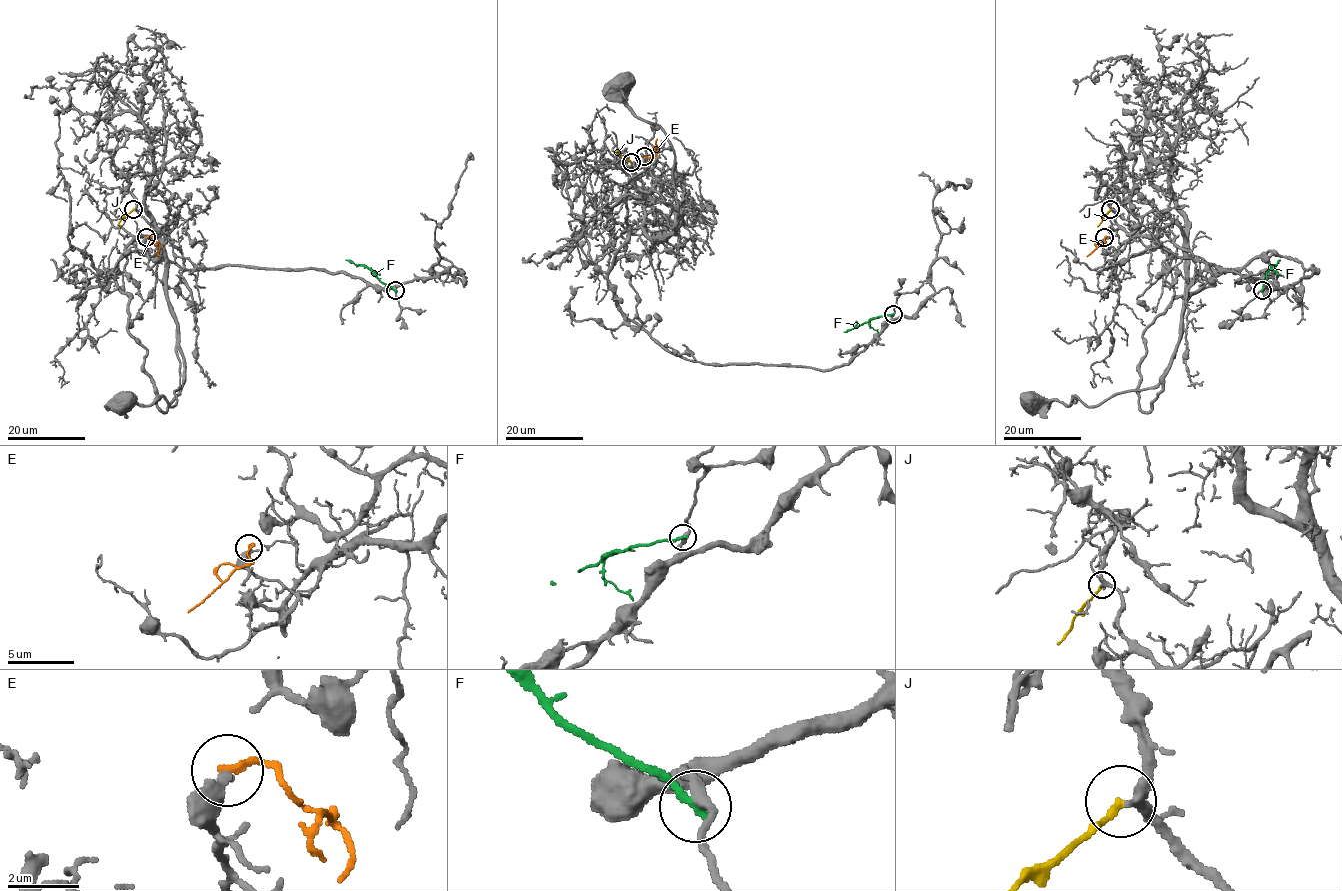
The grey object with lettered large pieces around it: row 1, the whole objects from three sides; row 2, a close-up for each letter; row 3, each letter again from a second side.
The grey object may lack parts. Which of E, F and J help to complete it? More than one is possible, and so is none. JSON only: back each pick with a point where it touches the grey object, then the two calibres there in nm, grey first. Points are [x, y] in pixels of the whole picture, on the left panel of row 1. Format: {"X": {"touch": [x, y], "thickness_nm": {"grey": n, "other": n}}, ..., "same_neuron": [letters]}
{"same_neuron": []}

